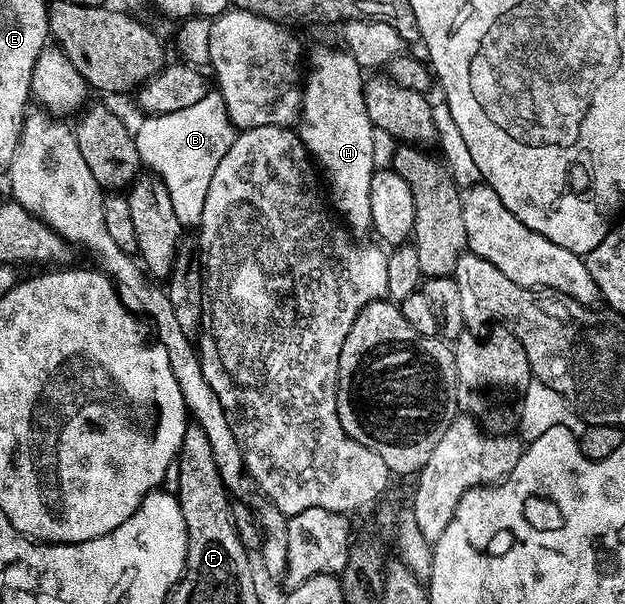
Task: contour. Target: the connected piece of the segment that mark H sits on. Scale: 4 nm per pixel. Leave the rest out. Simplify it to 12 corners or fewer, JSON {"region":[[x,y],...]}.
{"region":[[310,50],[303,146],[334,212],[371,229],[377,130],[350,51]]}

